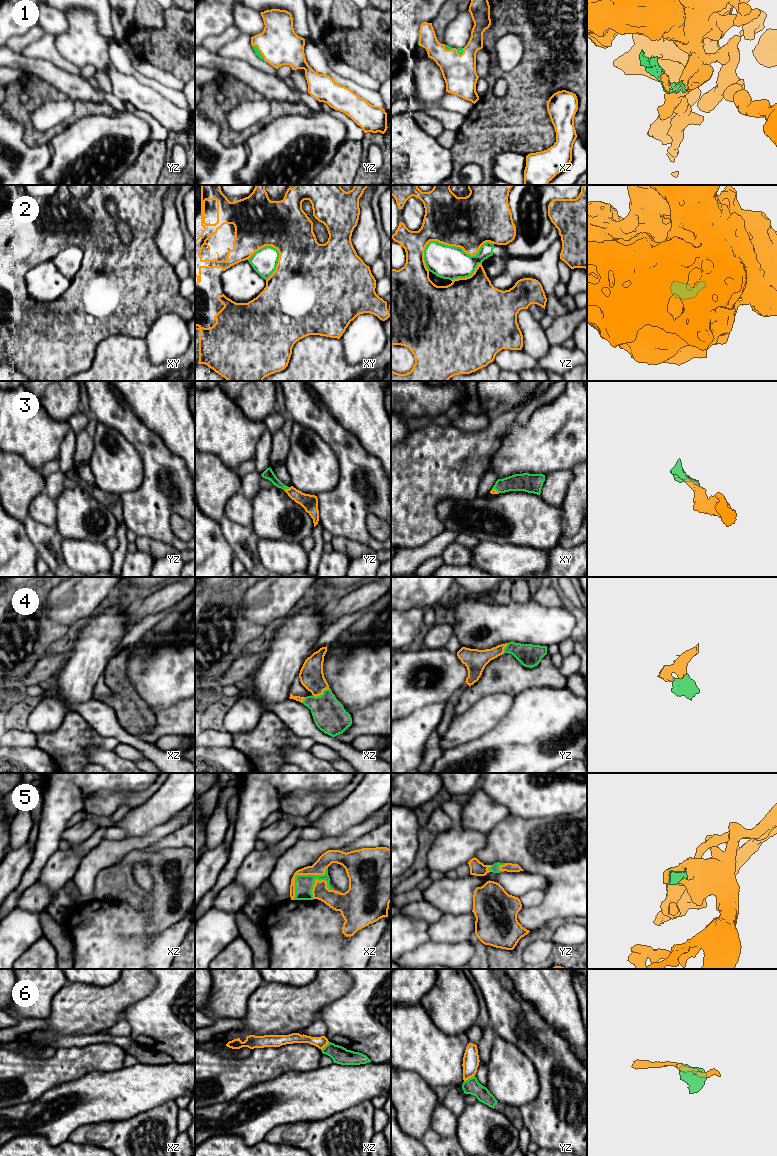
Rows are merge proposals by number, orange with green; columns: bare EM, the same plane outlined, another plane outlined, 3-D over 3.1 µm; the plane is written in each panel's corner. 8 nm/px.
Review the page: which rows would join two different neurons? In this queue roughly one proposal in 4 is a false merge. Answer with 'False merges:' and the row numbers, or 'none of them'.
False merges: 2

